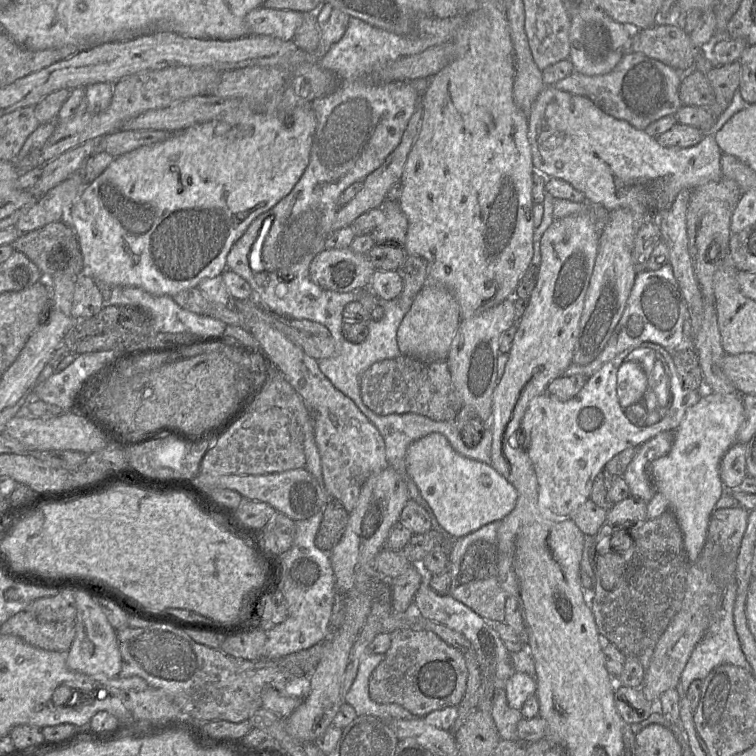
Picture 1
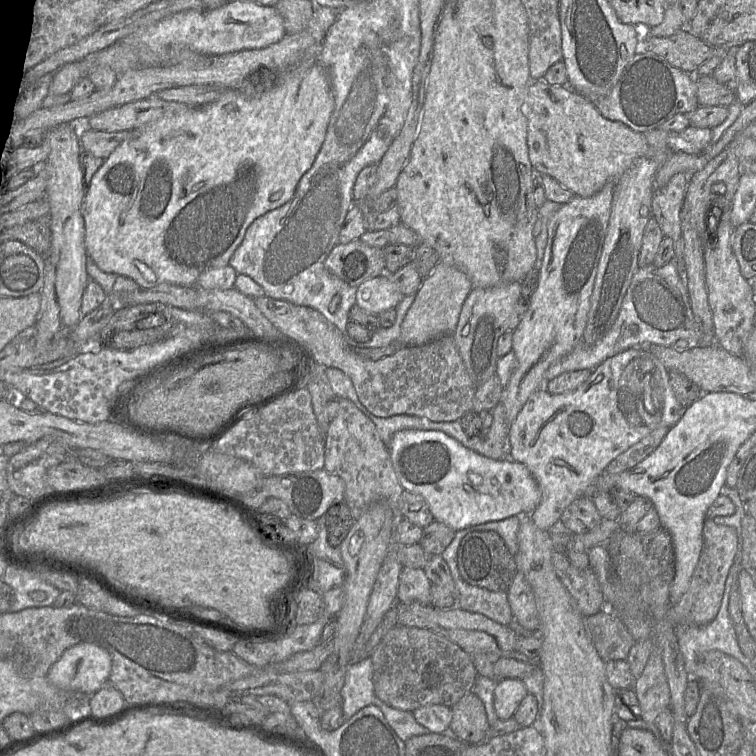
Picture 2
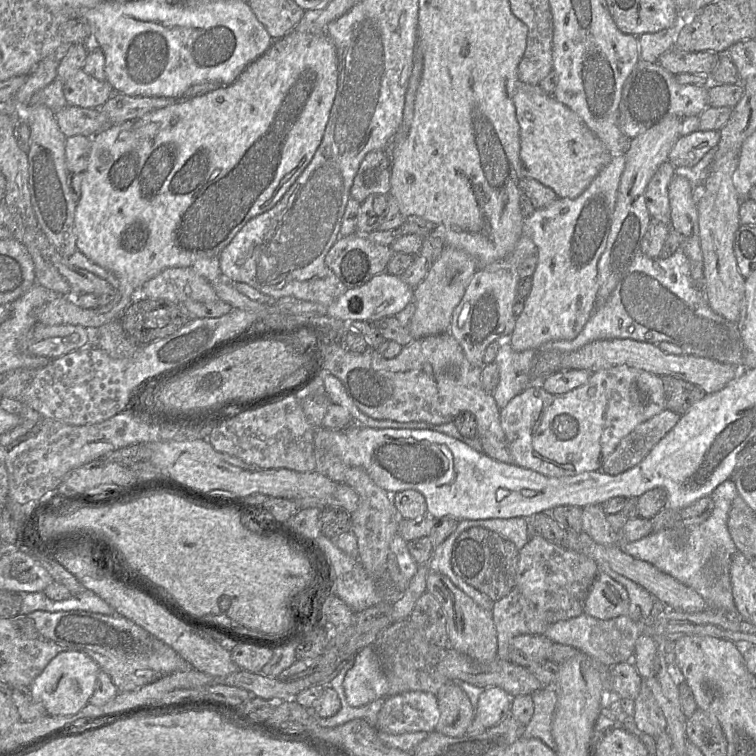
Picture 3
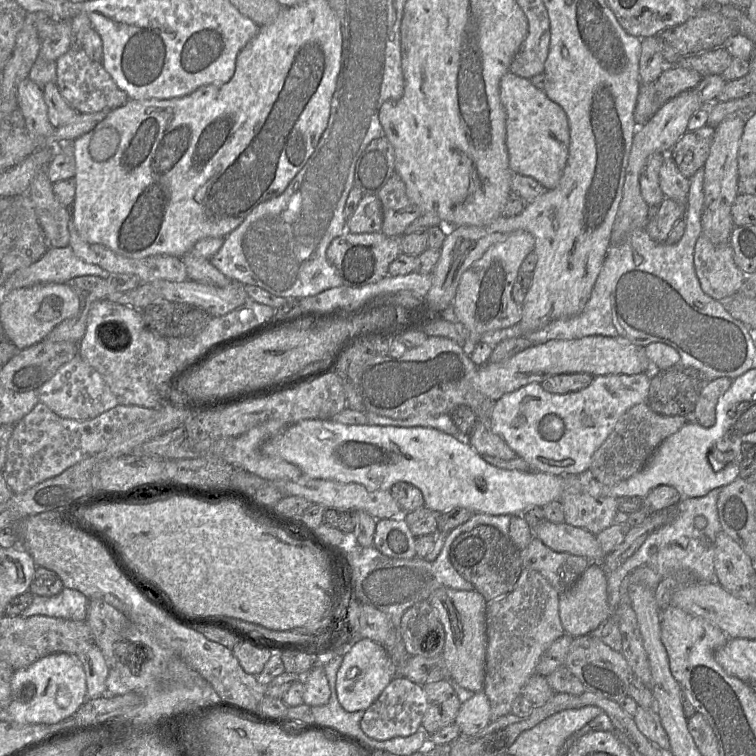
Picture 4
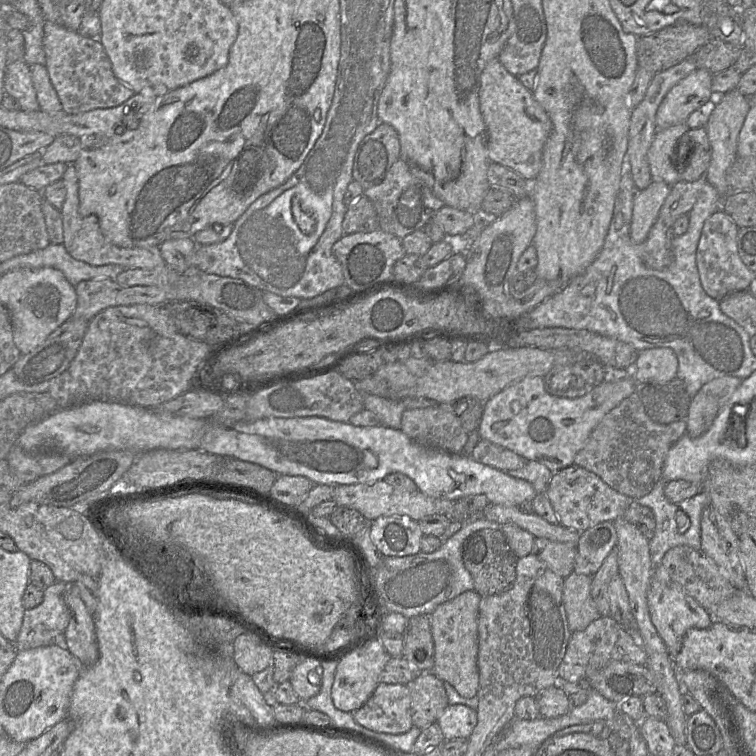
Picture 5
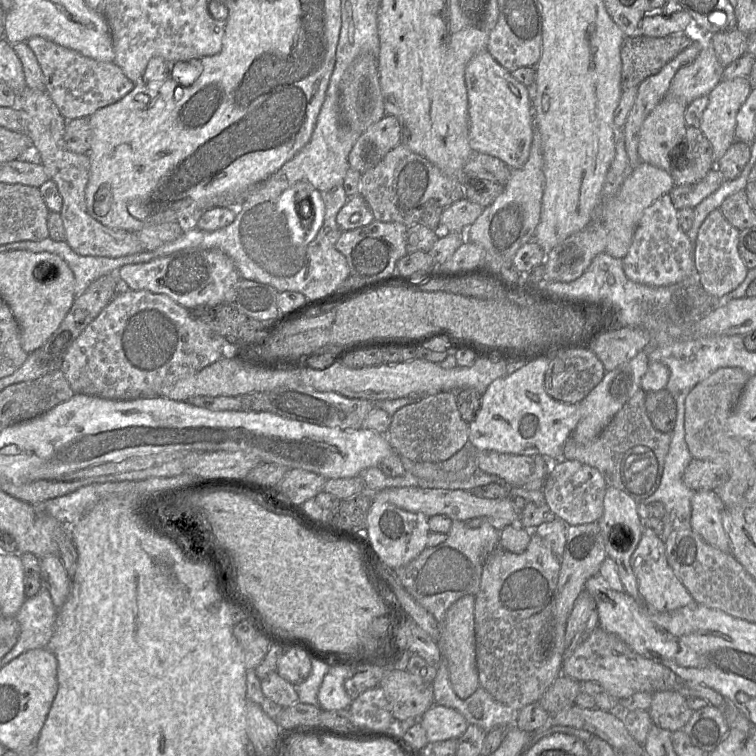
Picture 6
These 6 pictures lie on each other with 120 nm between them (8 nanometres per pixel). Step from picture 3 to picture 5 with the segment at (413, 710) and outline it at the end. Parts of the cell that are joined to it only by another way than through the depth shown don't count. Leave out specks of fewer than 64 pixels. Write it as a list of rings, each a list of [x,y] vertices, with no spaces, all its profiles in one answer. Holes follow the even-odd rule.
[[[379,683],[367,702],[351,712],[358,724],[374,732],[403,734],[413,727],[411,695],[405,684]]]

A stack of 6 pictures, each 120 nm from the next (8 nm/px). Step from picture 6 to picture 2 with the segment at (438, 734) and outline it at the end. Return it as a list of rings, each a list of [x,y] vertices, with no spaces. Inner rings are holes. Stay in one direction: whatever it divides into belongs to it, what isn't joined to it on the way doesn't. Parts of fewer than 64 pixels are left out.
[[[508,678],[499,681],[494,691],[494,707],[498,719],[512,718],[528,693],[522,679]]]

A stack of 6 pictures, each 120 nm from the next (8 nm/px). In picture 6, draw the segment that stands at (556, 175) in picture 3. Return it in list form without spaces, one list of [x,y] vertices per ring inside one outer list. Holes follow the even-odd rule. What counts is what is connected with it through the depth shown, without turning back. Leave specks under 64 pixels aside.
[[[484,50],[470,59],[464,76],[471,149],[498,158],[510,169],[522,168],[528,160],[533,139],[533,108],[529,90]]]

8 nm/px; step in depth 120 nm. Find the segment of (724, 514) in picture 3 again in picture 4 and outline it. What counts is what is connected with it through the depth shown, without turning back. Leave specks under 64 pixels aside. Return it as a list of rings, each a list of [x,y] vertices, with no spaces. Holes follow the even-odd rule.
[[[712,489],[702,497],[682,498],[675,505],[676,518],[652,532],[642,546],[621,565],[623,570],[633,570],[629,576],[630,584],[641,584],[654,591],[662,579],[681,569],[691,571],[699,583],[718,583],[714,569],[714,543],[717,534],[722,531],[717,511],[720,489]],[[698,516],[706,519],[707,524],[703,529],[695,526]],[[702,537],[710,539],[710,546],[704,546]]]

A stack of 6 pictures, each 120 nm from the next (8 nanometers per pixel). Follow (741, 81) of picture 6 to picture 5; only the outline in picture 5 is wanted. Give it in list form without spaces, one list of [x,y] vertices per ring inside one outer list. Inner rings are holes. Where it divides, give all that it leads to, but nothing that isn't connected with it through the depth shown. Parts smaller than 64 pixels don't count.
[[[737,89],[731,90],[724,95],[718,96],[715,108],[705,125],[711,145],[711,160],[705,178],[710,185],[716,188],[723,198],[731,192],[726,180],[726,174],[730,166],[738,157],[737,144],[739,132],[743,126],[750,106],[749,97],[741,94]]]

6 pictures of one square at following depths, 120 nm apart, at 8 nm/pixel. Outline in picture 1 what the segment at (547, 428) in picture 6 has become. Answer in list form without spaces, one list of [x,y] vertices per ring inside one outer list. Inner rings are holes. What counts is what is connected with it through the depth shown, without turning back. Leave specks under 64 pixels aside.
[[[645,342],[631,347],[606,363],[591,376],[579,394],[571,400],[561,401],[548,393],[534,398],[516,432],[519,446],[529,456],[538,481],[538,509],[549,519],[565,519],[590,498],[593,482],[615,455],[631,447],[640,447],[656,435],[677,429],[687,410],[701,399],[697,390],[684,386],[673,362],[673,355],[660,345]],[[668,398],[672,403],[661,420],[647,426],[647,404],[658,412],[665,408]]]

